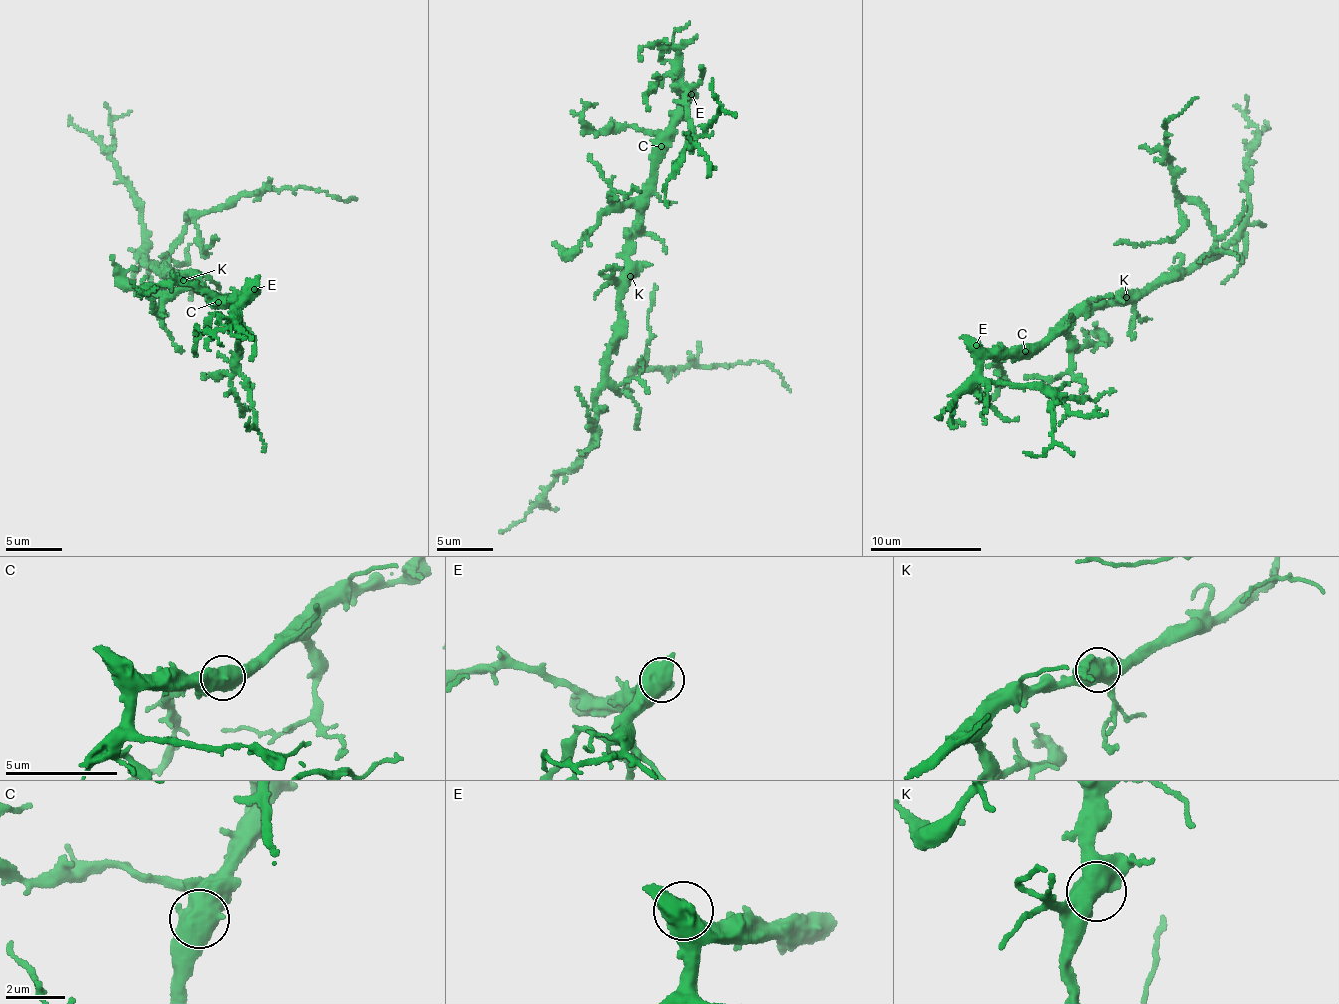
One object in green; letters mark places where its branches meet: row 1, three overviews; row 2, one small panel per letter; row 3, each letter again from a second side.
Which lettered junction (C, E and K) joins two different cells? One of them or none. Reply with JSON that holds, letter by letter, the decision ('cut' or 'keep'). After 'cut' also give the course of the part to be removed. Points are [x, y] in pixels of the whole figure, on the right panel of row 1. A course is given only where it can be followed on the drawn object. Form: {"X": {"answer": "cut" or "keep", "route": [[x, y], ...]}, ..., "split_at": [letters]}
{"C": {"answer": "keep"}, "E": {"answer": "keep"}, "K": {"answer": "keep"}, "split_at": []}

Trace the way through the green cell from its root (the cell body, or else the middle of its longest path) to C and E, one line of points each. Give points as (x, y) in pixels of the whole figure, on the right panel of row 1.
C: (1117, 299), (1086, 308), (1055, 332), (1024, 350)
E: (1117, 299), (1086, 308), (1055, 332), (1032, 346), (993, 351), (976, 345)

